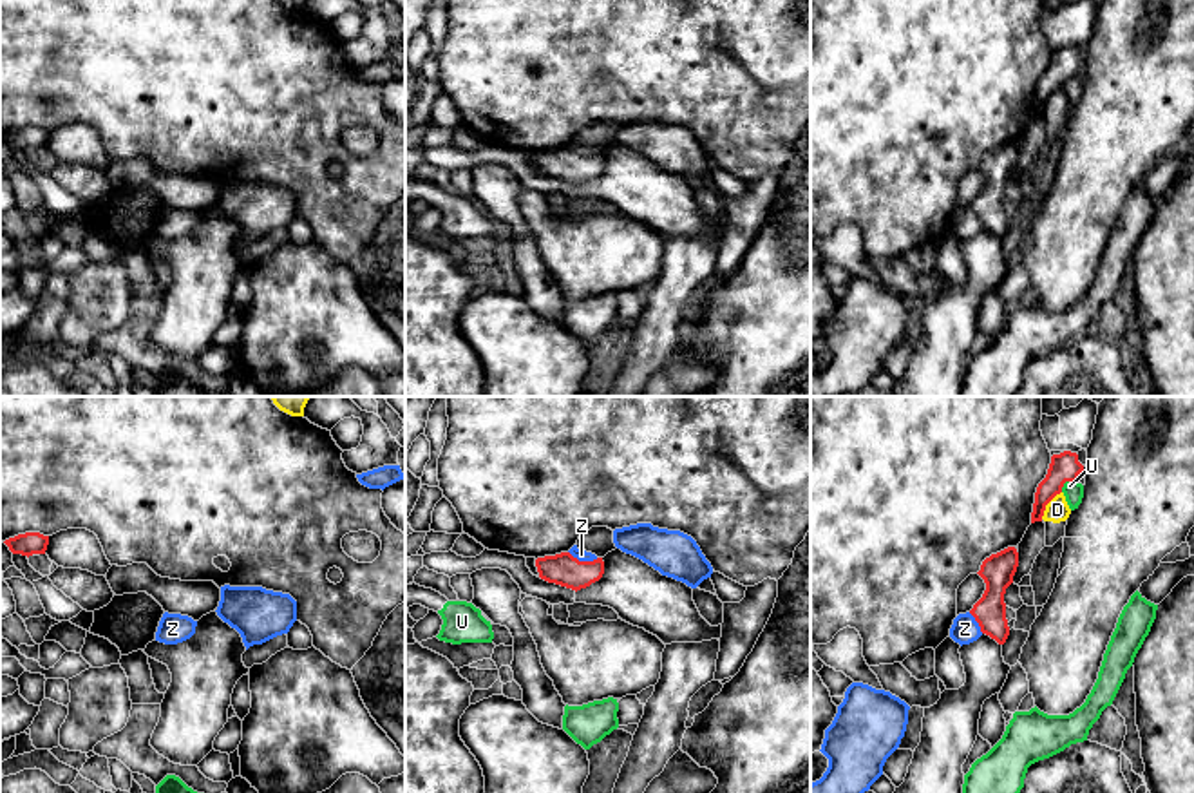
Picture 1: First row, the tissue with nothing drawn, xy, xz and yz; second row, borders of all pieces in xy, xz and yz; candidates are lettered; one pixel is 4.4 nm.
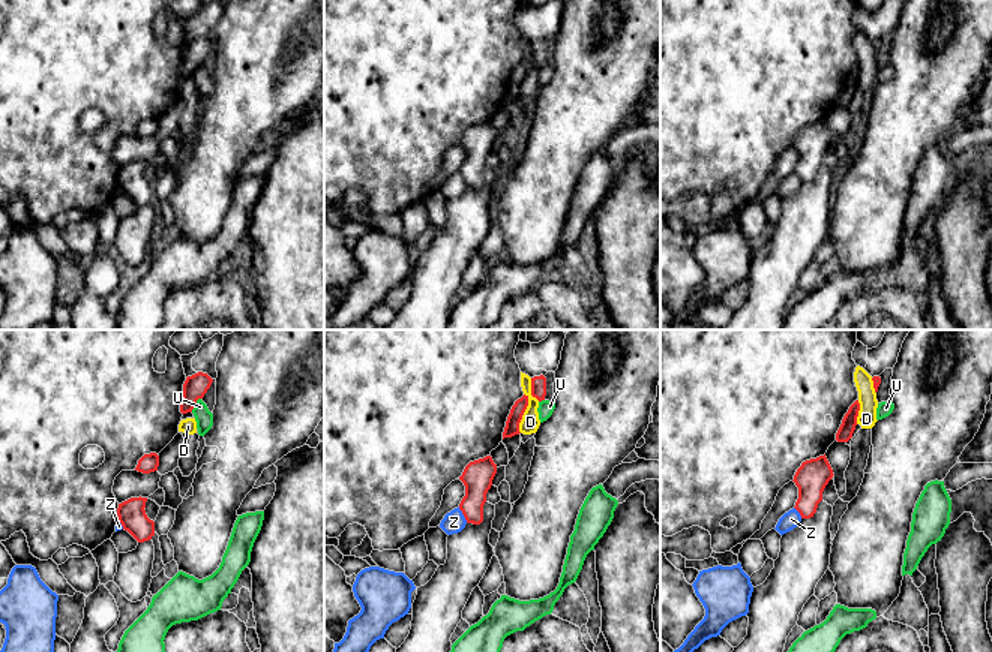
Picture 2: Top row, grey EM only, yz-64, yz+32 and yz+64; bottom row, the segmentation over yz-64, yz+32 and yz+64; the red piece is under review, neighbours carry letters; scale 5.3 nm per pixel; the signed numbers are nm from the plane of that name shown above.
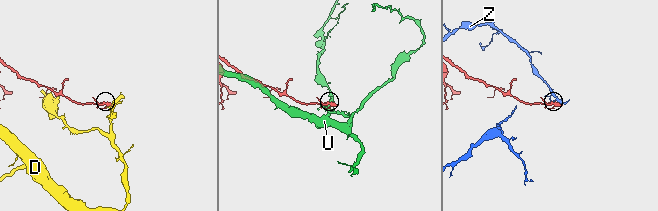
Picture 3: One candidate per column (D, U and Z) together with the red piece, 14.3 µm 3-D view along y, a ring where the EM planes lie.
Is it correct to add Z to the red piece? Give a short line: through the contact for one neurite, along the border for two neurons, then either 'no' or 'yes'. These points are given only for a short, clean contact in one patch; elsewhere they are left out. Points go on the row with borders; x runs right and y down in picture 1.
no

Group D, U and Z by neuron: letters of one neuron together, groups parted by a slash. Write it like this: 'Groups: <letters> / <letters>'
Groups: D / U / Z

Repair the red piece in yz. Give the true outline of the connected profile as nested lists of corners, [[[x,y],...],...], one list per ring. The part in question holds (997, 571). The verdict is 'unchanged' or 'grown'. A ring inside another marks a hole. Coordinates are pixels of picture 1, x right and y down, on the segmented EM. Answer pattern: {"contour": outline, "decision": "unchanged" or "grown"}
{"contour": [[[1008,547],[986,558],[977,572],[984,579],[986,590],[970,614],[979,623],[981,632],[999,645],[1004,645],[1009,635],[1004,594],[1013,583],[1017,567],[1019,552],[1015,547]]], "decision": "unchanged"}

